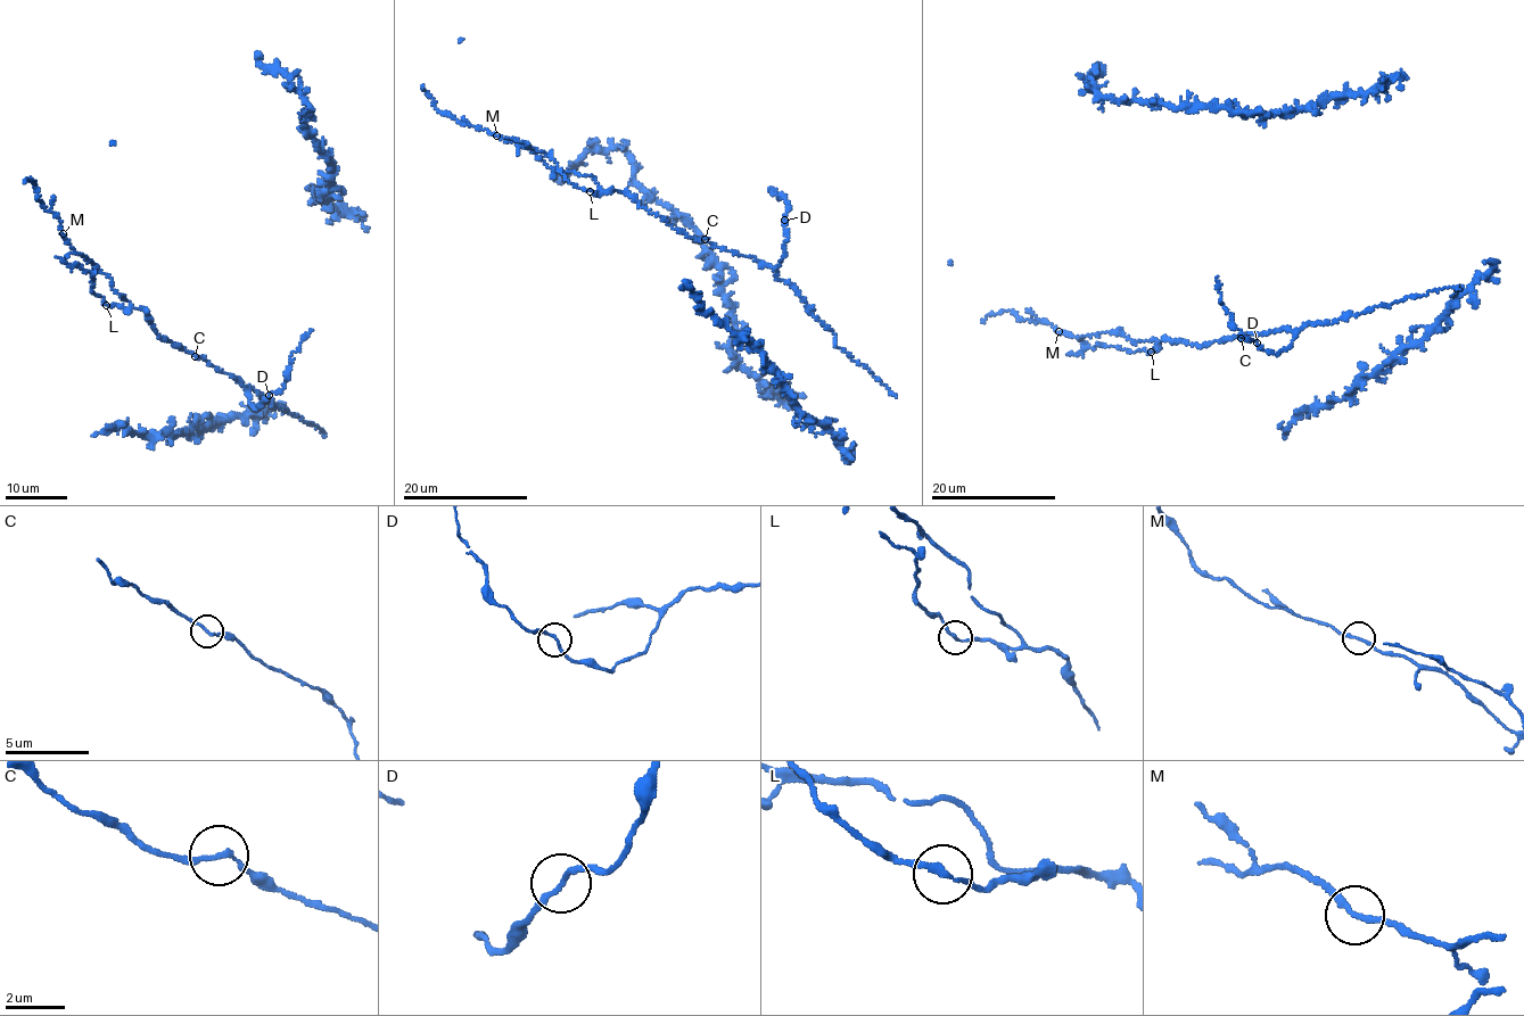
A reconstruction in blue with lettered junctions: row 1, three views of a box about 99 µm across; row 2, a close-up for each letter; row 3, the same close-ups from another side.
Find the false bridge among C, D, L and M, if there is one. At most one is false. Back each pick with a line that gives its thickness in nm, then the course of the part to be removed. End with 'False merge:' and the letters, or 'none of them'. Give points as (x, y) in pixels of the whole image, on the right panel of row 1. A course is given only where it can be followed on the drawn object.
M: calibre 180 nm
False merge: M

